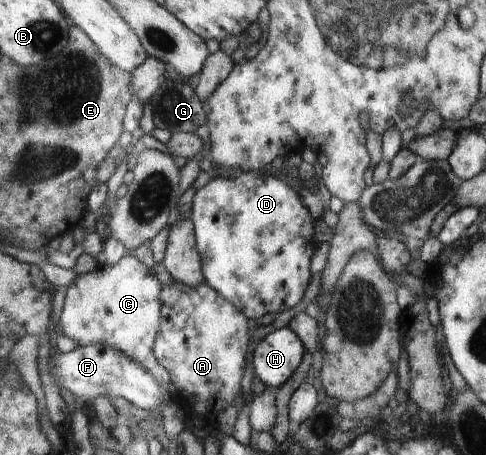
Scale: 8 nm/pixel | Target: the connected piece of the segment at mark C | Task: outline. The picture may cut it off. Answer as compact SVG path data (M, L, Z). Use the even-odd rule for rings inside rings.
M132 252L115 267L100 267L89 274L79 274L77 282L68 289L60 327L78 346L92 344L109 345L123 349L135 361L145 365L147 370L155 373L168 388L172 381L169 370L159 362L155 354L161 325L163 321L163 289L154 269L143 263Z

